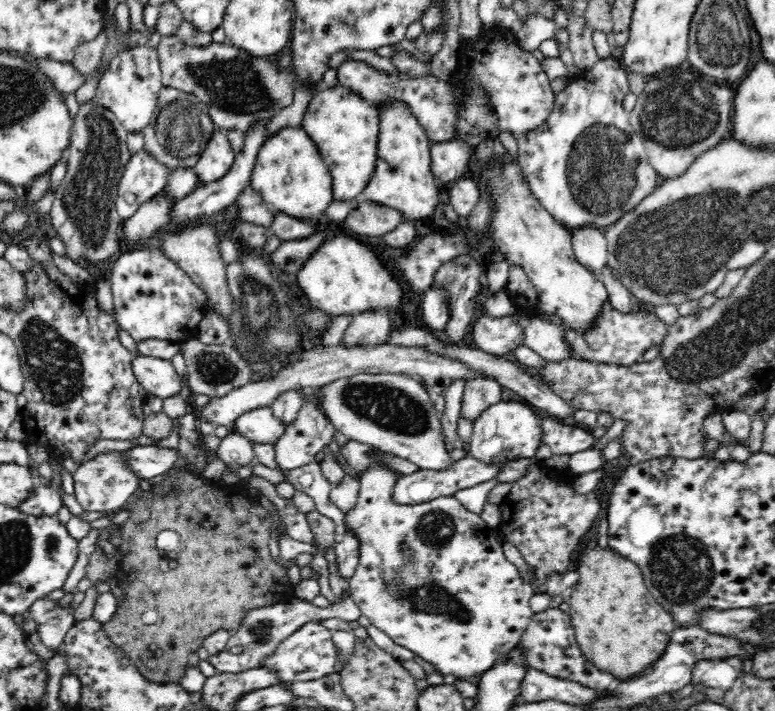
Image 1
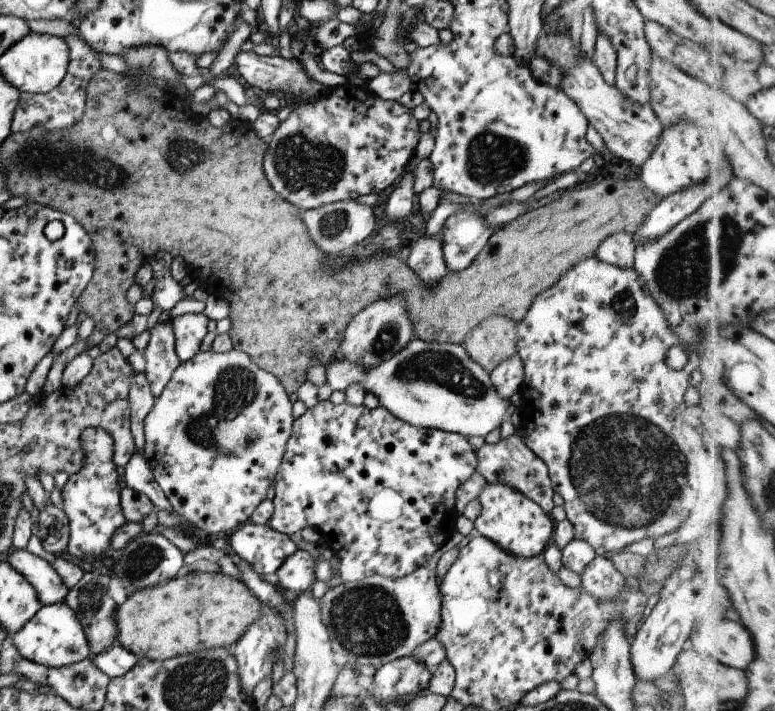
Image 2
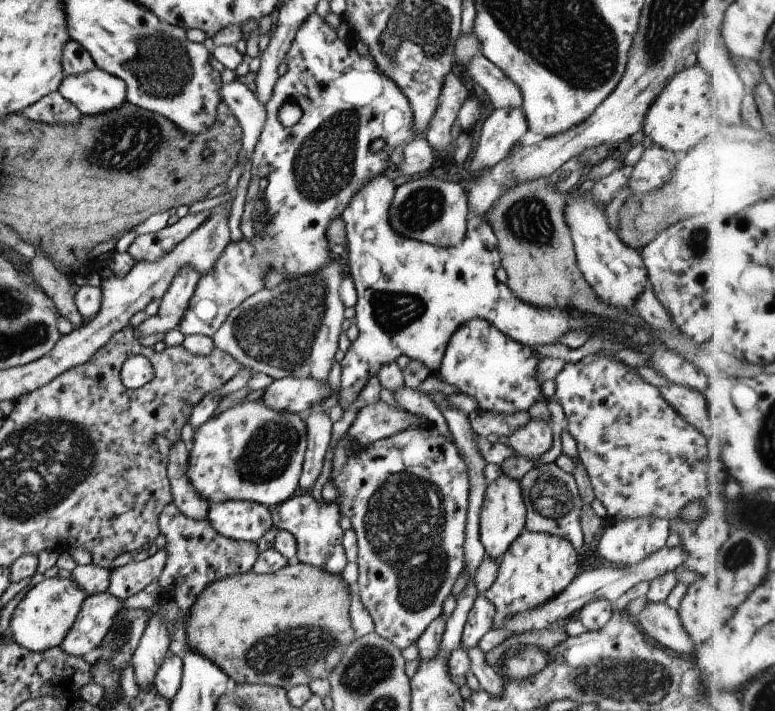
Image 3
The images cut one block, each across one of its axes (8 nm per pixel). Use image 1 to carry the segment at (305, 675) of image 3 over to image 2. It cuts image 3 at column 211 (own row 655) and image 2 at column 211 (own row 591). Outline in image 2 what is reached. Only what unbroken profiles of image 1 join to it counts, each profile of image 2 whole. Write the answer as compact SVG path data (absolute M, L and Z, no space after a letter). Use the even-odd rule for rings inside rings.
M199 571L171 578L165 583L132 590L127 599L113 612L116 644L125 648L139 659L163 661L180 655L201 650L225 648L241 637L242 632L258 616L261 602L251 595L241 581L230 578L221 572L201 573Z

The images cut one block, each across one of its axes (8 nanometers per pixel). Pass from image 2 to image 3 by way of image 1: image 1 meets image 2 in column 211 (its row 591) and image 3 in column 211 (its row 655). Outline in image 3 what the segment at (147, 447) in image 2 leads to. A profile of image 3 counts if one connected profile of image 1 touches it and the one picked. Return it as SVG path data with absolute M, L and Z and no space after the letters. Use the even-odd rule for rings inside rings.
M261 399L254 402L245 400L210 416L195 430L184 472L190 488L209 506L228 501L249 501L271 510L295 494L305 452L304 421L296 413L272 410Z

